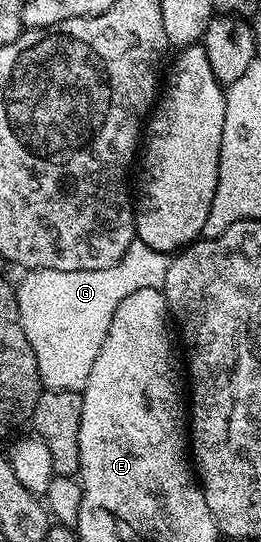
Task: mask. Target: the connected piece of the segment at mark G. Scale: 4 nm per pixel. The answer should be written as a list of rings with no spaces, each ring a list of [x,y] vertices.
[[[132,244],[124,251],[122,258],[112,267],[104,267],[100,271],[52,271],[51,269],[31,269],[25,274],[22,282],[17,282],[18,311],[20,327],[24,335],[28,335],[28,343],[32,343],[32,351],[36,355],[38,374],[46,389],[56,391],[72,391],[81,393],[88,383],[88,375],[92,371],[92,363],[96,363],[96,355],[100,351],[103,339],[108,335],[108,327],[112,323],[112,315],[116,307],[132,291],[141,289],[157,289],[161,286],[170,266],[170,257],[165,253],[149,249],[144,244]]]

